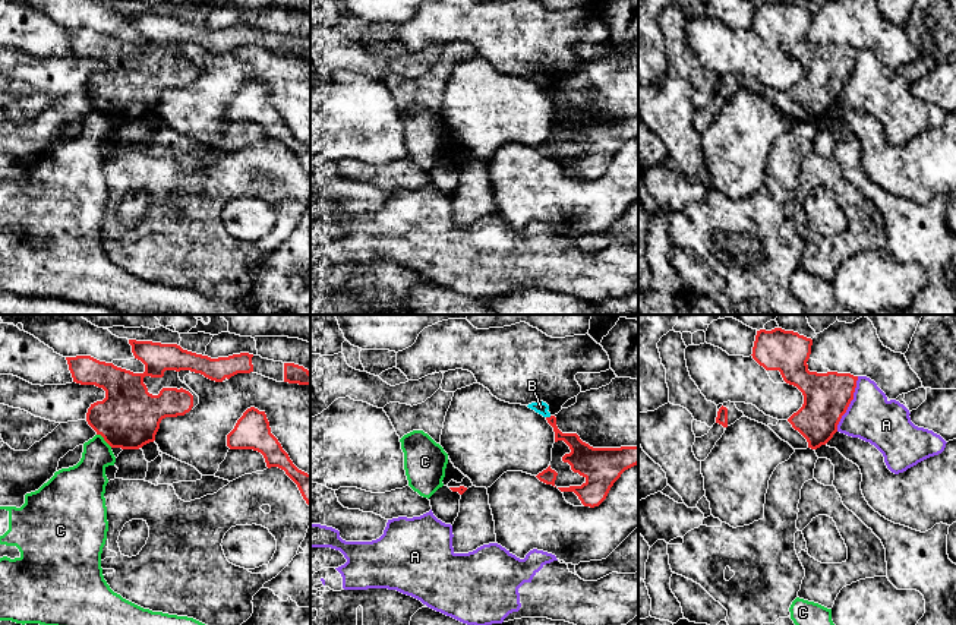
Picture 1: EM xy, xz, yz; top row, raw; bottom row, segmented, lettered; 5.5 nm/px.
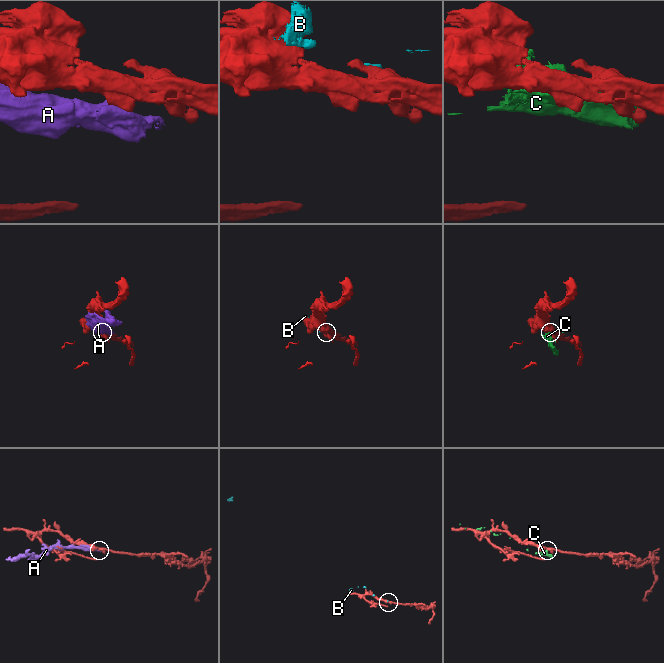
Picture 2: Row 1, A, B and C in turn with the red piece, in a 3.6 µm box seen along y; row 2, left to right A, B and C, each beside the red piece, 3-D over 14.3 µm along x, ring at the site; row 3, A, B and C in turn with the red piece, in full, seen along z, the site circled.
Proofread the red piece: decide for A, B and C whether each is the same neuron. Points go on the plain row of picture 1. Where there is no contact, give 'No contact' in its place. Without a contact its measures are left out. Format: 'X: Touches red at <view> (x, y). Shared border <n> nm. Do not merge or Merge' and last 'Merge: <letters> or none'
A: Touches red at yz (849, 75). Shared border 320 nm. Do not merge
B: Touches red at xz (548, 90). Shared border 30 nm. Do not merge
C: Touches red at xy (104, 111). Shared border 120 nm. Do not merge
Merge: none

